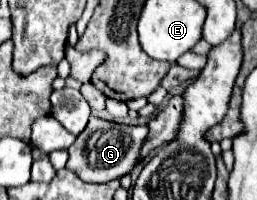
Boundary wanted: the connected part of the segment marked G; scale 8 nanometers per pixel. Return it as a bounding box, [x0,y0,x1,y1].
[67,116,147,182]

